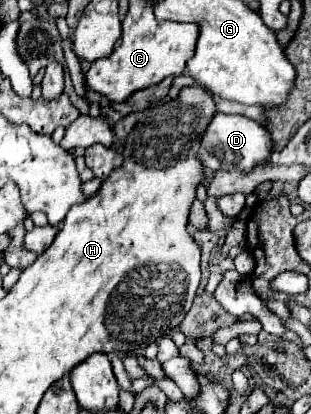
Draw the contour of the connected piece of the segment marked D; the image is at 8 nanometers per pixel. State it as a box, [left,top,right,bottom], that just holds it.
[198,114,272,172]

